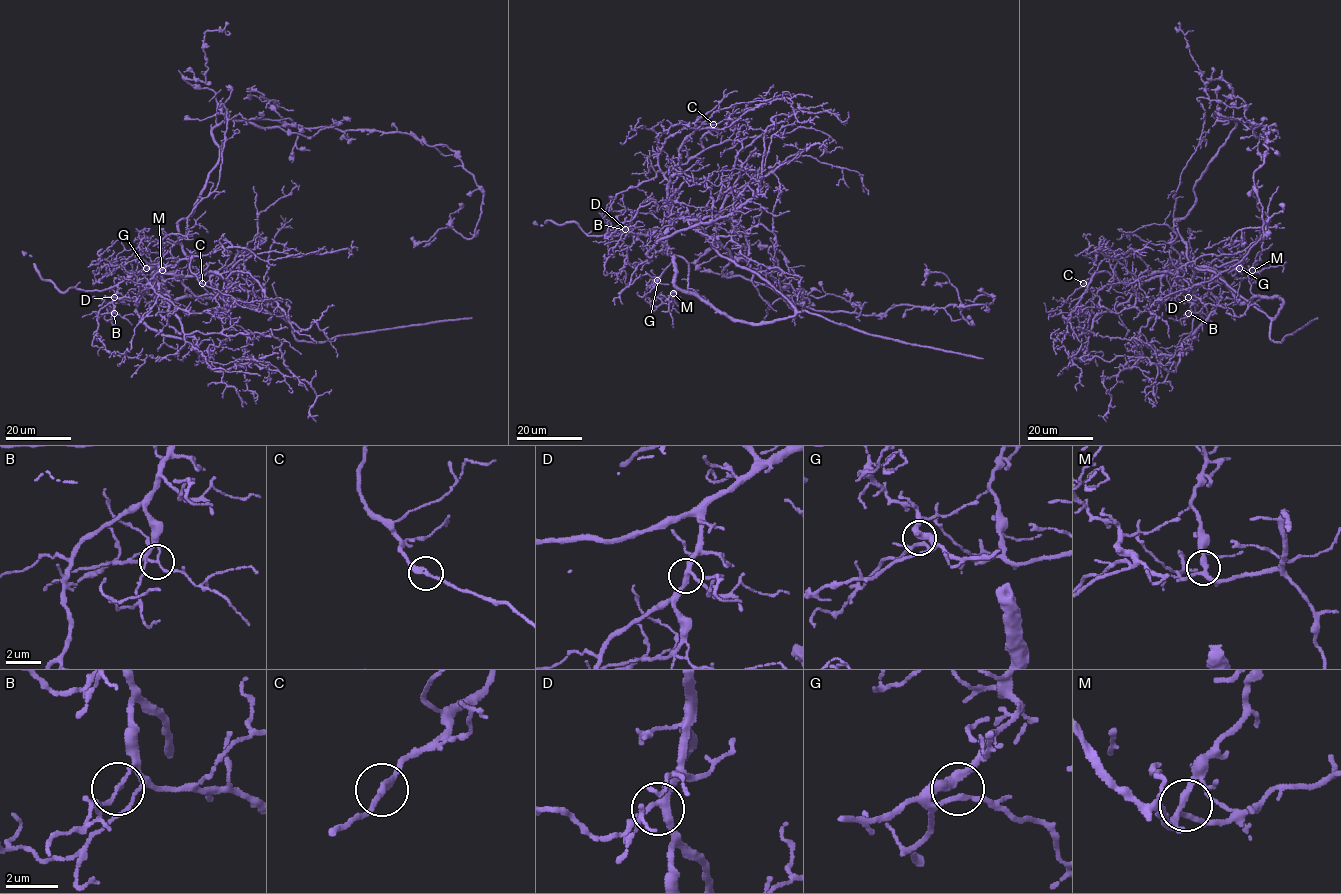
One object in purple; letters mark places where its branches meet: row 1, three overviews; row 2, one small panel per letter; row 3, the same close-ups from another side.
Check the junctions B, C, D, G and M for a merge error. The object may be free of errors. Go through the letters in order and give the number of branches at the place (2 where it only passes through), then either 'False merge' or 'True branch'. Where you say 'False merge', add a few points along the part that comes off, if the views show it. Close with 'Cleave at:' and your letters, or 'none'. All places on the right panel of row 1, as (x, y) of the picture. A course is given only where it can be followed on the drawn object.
B: Branches: 2. True branch
C: Branches: 2. False merge. Course of the part to remove: (1083, 283), (1066, 302), (1052, 299)
D: Branches: 3. True branch
G: Branches: 2. True branch
M: Branches: 3. True branch
Cleave at: C

